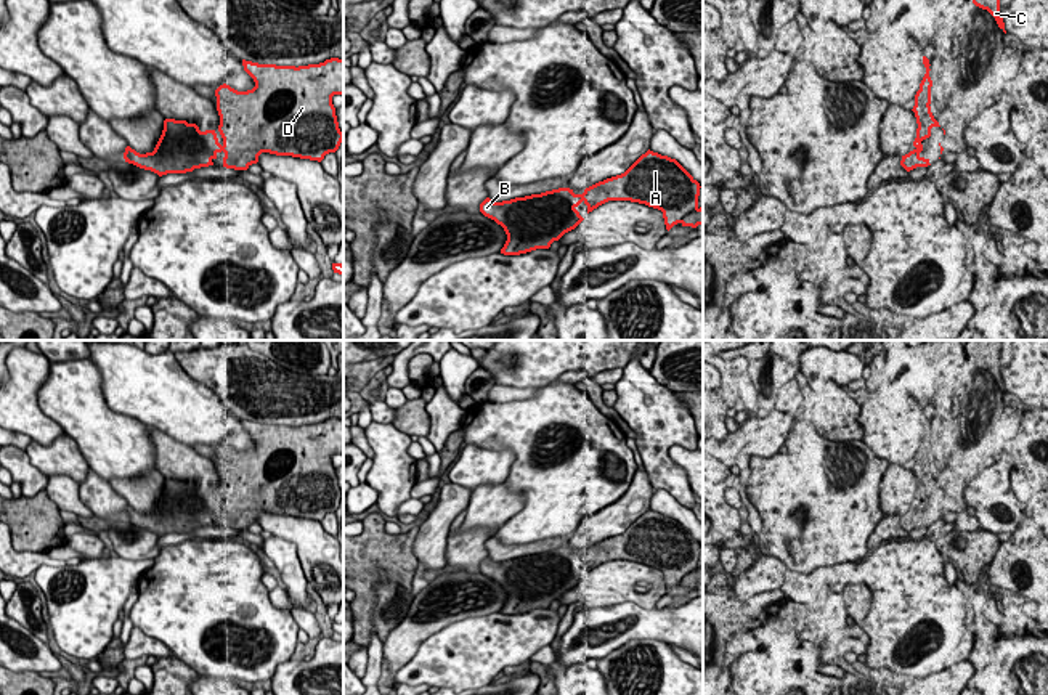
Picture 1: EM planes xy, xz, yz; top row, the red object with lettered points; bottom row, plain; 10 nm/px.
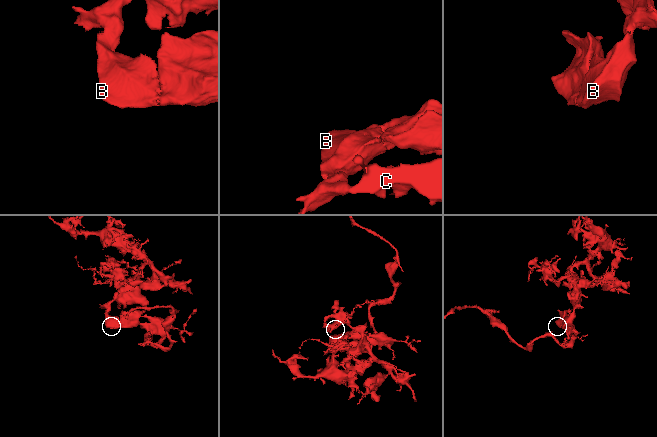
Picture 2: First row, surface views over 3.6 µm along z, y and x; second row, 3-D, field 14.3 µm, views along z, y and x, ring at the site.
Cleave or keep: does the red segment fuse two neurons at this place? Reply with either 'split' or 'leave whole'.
leave whole

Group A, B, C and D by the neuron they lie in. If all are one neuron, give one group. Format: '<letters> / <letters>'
A B C D

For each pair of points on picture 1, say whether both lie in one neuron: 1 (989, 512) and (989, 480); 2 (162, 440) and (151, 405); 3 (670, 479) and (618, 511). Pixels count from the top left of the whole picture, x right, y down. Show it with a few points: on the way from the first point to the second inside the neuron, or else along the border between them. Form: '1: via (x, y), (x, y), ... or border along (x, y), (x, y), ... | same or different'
1: via (989, 504), (989, 488) | same
2: border along (150, 426), (193, 448) | different
3: border along (644, 467), (653, 488) | different

